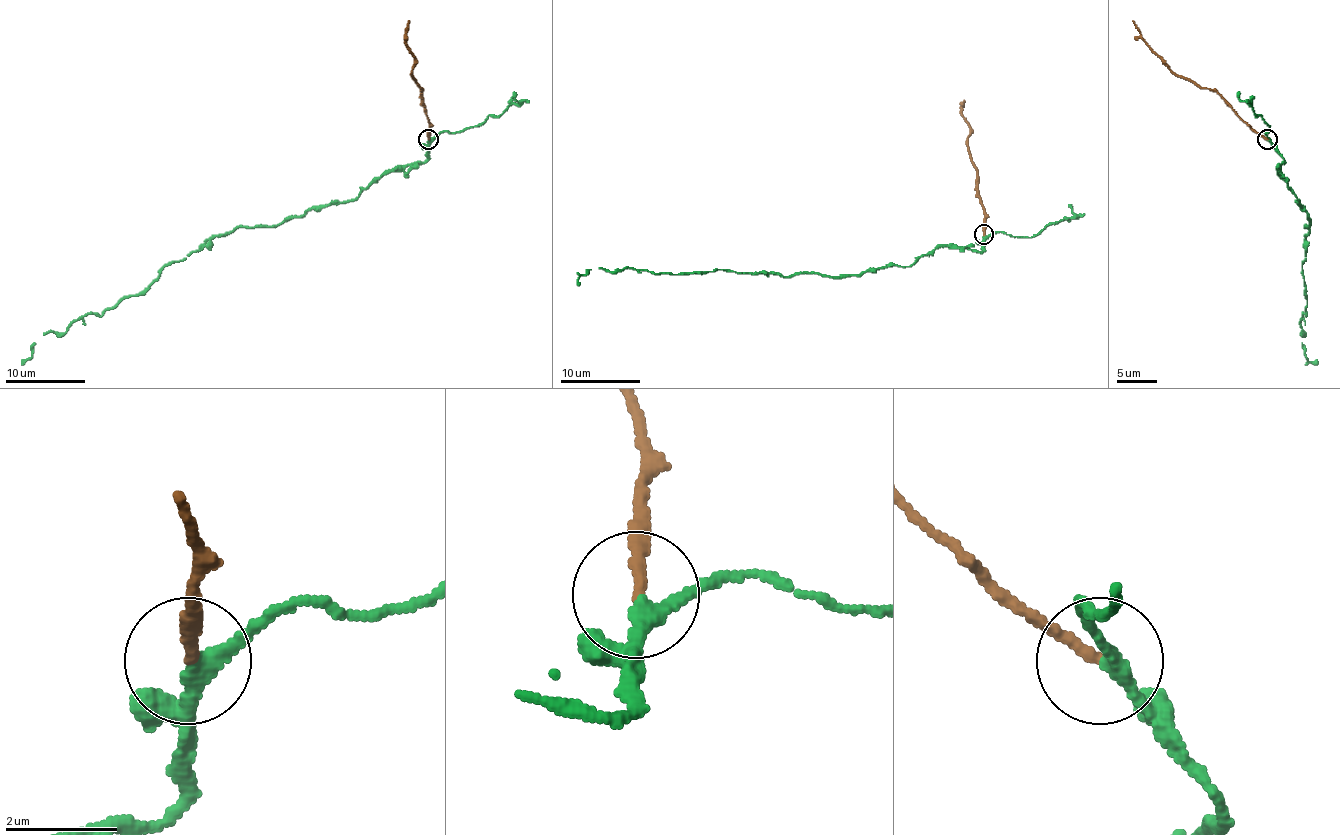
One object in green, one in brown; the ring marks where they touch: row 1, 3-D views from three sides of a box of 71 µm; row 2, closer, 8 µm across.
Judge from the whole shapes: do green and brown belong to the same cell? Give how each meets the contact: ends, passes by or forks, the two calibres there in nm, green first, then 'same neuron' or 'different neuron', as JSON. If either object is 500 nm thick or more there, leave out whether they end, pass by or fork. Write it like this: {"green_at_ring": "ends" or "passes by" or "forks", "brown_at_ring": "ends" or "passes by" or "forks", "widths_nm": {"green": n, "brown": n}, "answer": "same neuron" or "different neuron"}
{"green_at_ring": "passes by", "brown_at_ring": "ends", "widths_nm": {"green": 240, "brown": 200}, "answer": "different neuron"}

